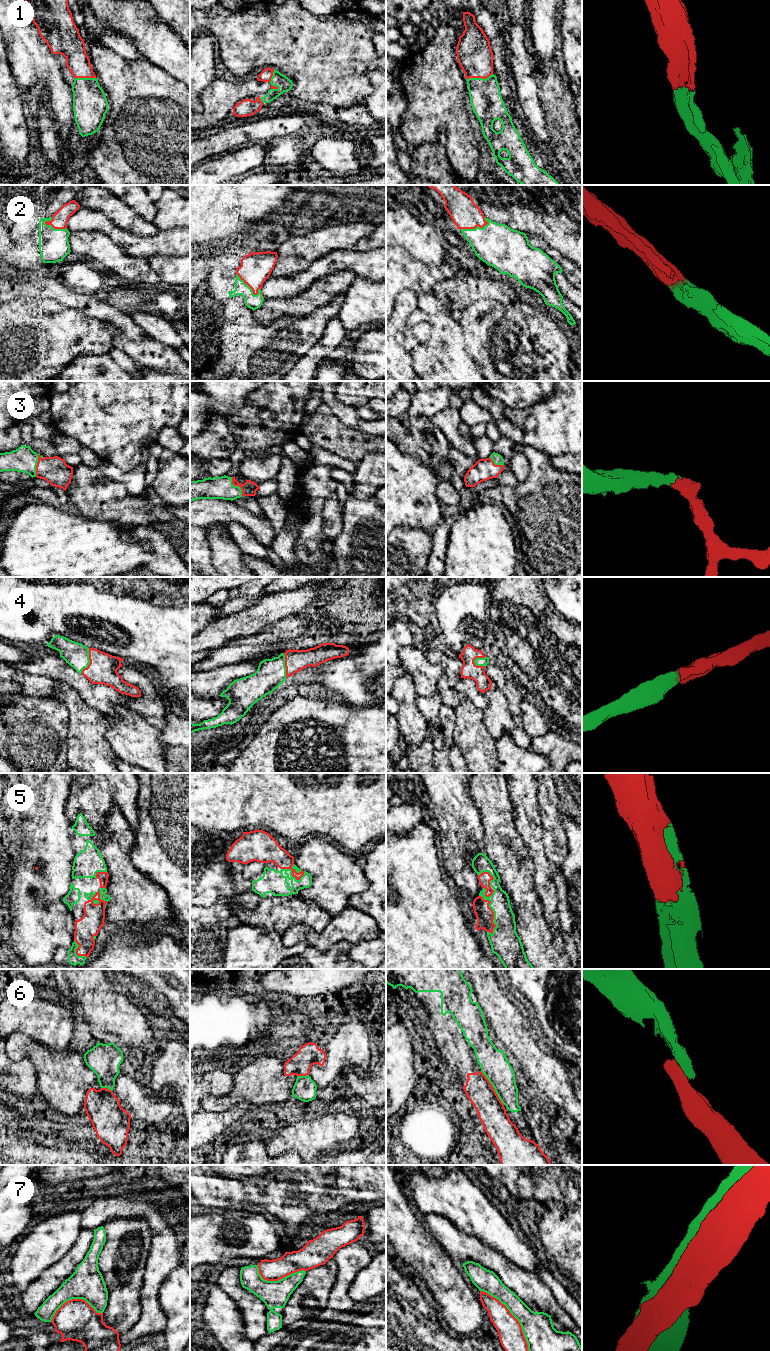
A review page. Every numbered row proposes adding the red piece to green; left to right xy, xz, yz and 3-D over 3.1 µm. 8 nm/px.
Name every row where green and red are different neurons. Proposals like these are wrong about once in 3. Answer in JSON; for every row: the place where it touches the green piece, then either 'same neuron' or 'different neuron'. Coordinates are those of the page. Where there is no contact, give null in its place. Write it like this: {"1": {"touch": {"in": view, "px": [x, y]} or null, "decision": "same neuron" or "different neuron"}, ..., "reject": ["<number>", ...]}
{"1": {"touch": {"in": "yz", "px": [479, 78]}, "decision": "same neuron"}, "2": {"touch": {"in": "yz", "px": [475, 228]}, "decision": "same neuron"}, "3": {"touch": {"in": "xy", "px": [36, 465]}, "decision": "same neuron"}, "4": {"touch": {"in": "xy", "px": [89, 661]}, "decision": "same neuron"}, "5": {"touch": {"in": "yz", "px": [494, 913]}, "decision": "same neuron"}, "6": {"touch": {"in": "yz", "px": [493, 1087]}, "decision": "same neuron"}, "7": {"touch": {"in": "yz", "px": [513, 1315]}, "decision": "different neuron"}, "reject": ["7"]}

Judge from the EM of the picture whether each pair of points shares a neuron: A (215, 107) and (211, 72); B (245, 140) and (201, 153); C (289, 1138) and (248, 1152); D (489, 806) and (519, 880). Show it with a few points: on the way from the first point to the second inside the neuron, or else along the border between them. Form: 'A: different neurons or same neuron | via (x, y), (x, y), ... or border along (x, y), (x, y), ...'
A: different neurons | border along (218, 73), (202, 92), (201, 101)
B: same neuron | via (234, 140), (212, 145)
C: different neurons | border along (265, 1144), (265, 1149), (269, 1154)
D: same neuron | via (494, 824), (494, 832), (499, 843), (513, 862)

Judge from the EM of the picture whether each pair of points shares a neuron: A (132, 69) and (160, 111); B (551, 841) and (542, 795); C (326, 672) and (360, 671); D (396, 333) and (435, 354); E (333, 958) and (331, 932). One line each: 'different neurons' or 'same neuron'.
A: same neuron
B: same neuron
C: same neuron
D: different neurons
E: different neurons

